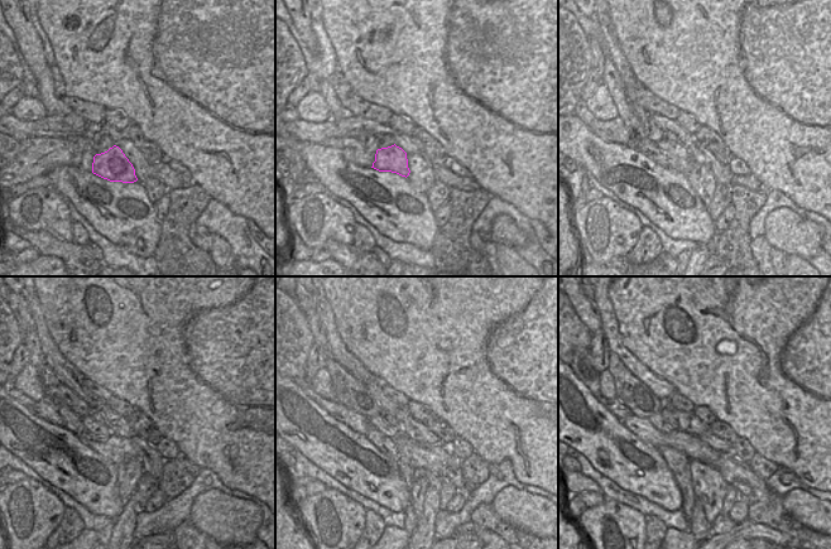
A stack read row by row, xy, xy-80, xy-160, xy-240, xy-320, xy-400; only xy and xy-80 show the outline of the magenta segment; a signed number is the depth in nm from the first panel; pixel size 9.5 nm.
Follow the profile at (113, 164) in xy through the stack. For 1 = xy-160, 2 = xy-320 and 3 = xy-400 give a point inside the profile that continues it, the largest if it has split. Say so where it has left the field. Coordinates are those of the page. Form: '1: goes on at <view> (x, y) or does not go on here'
1: goes on at xy-160 (672, 160)
2: goes on at xy-320 (376, 422)
3: goes on at xy-400 (657, 420)

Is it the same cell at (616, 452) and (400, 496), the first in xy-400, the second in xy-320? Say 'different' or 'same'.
same

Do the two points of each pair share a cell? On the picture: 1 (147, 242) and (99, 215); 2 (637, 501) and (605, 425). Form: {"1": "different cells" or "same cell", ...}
{"1": "same cell", "2": "different cells"}

